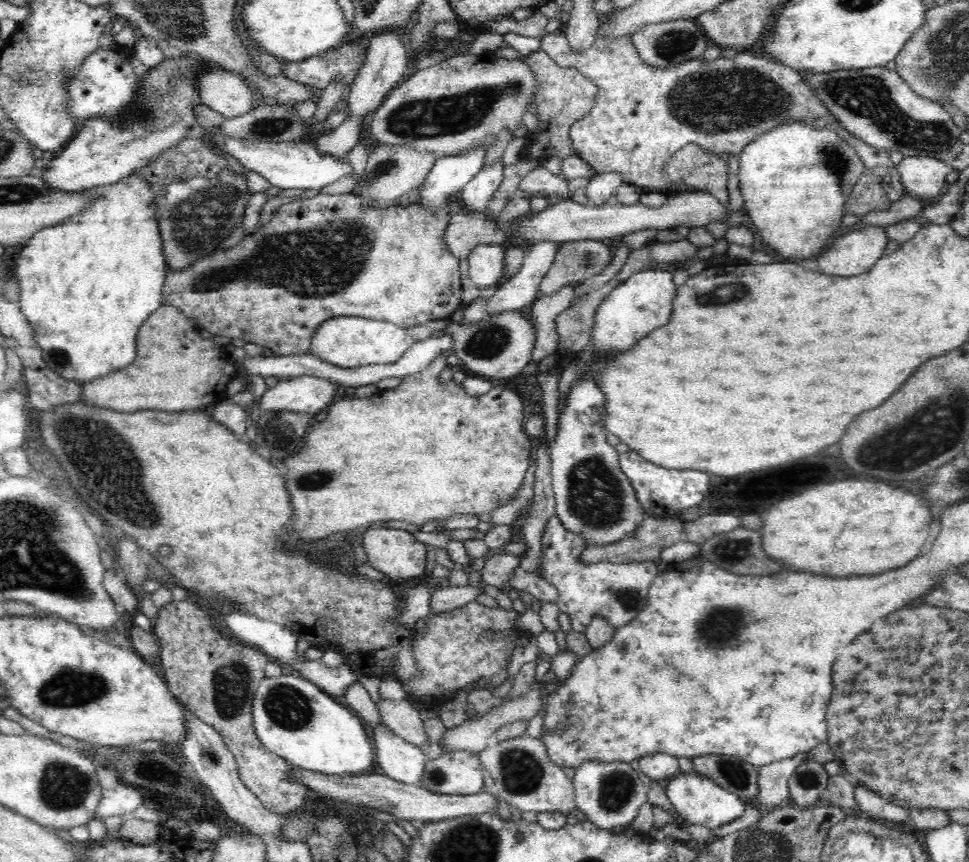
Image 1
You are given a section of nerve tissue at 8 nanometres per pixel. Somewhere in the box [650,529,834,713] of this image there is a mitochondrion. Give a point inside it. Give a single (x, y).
(720, 626)

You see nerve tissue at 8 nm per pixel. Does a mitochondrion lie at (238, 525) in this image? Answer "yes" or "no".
no

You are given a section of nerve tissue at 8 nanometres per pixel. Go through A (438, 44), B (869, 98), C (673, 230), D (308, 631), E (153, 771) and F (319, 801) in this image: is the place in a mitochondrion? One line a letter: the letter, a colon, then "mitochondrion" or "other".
A: other
B: mitochondrion
C: other
D: other
E: mitochondrion
F: other

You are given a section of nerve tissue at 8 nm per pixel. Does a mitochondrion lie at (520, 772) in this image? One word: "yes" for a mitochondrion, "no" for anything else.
yes

